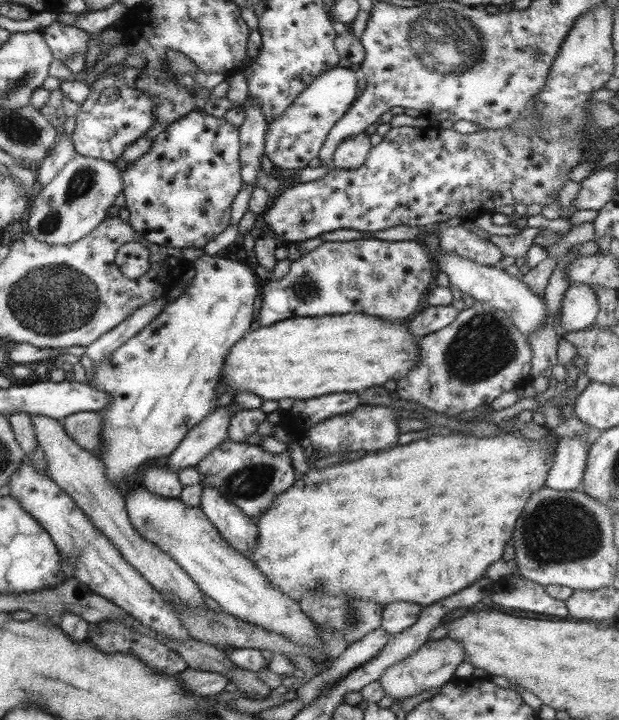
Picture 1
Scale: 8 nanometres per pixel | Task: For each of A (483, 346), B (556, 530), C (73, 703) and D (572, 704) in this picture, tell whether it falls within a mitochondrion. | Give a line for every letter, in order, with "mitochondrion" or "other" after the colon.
A: mitochondrion
B: mitochondrion
C: other
D: other

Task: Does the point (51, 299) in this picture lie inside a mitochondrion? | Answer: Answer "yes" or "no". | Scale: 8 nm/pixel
yes

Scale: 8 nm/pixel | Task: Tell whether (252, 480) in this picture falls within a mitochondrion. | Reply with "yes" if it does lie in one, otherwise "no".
yes

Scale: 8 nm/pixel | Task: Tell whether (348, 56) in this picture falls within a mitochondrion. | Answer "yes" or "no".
no

